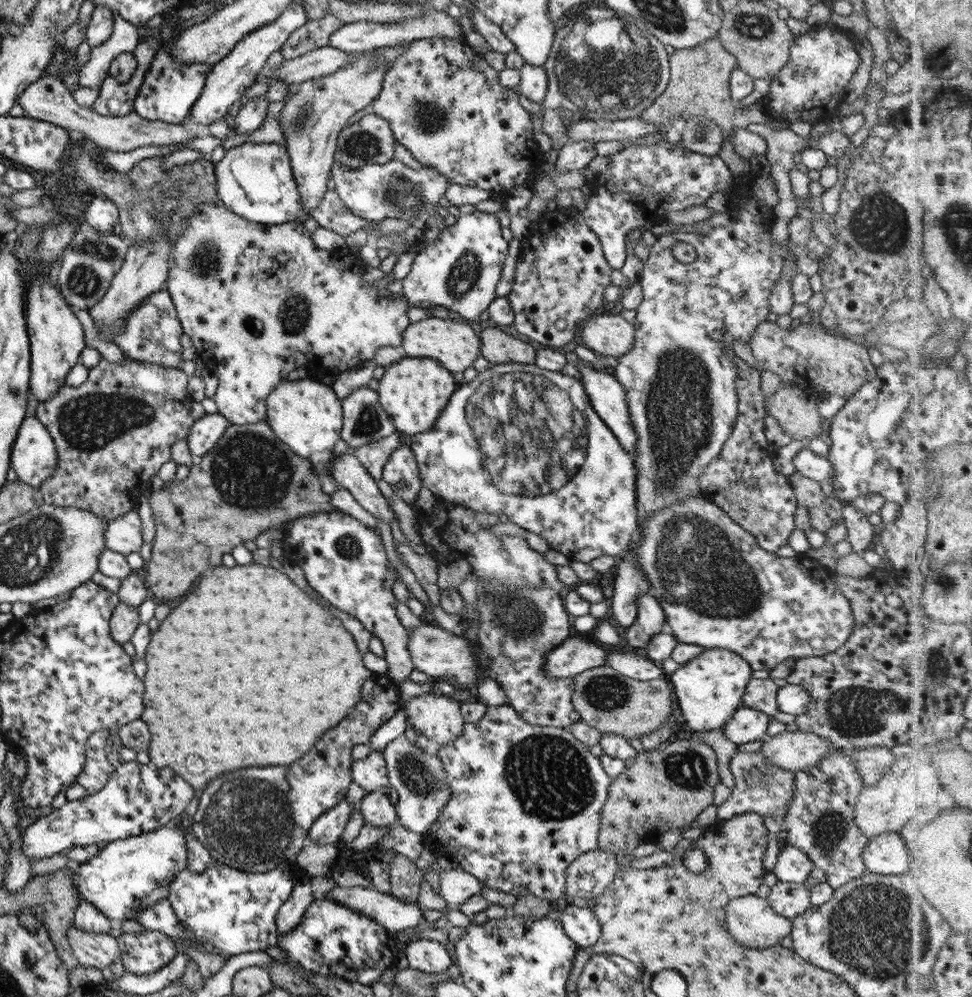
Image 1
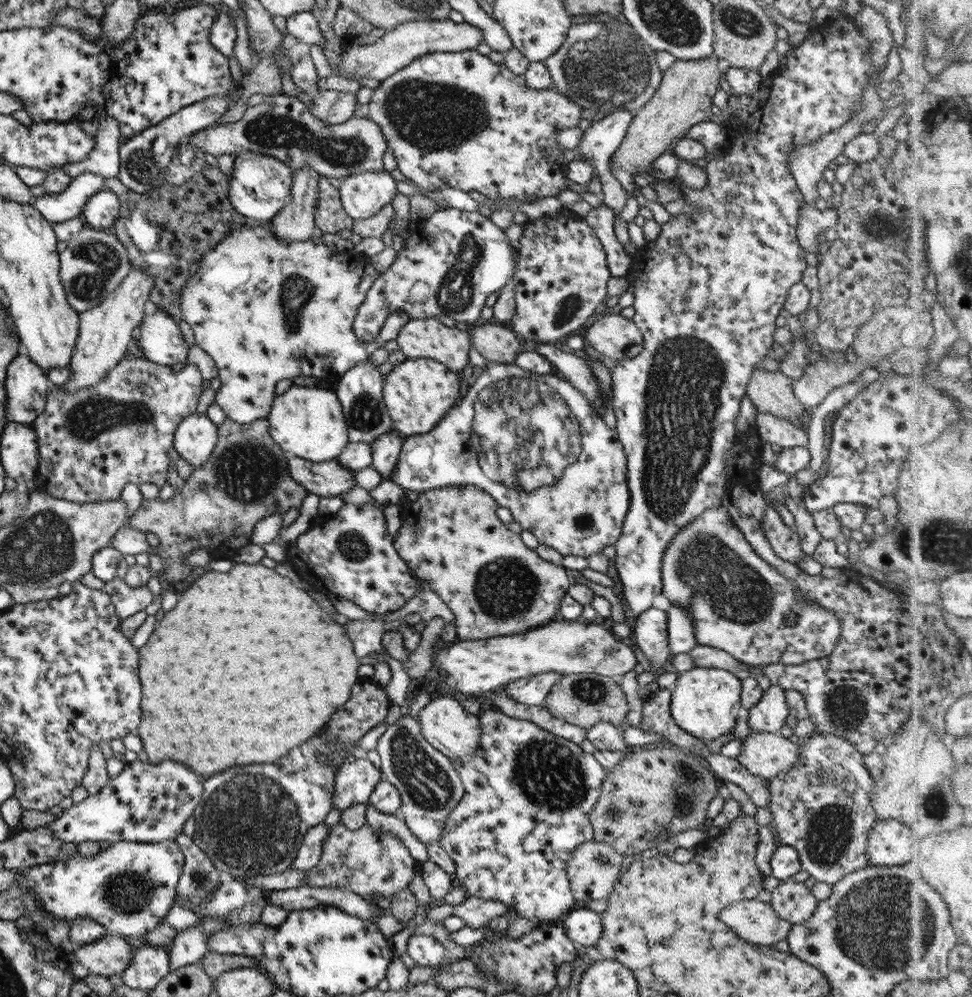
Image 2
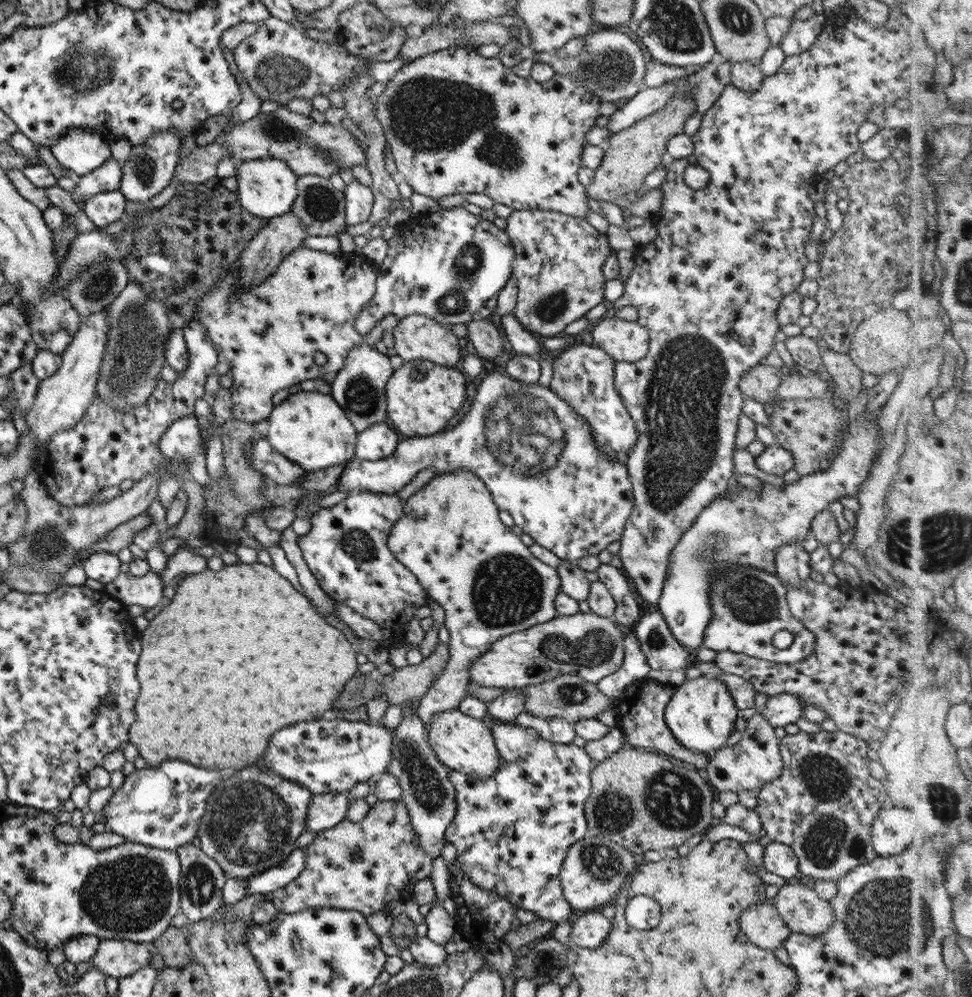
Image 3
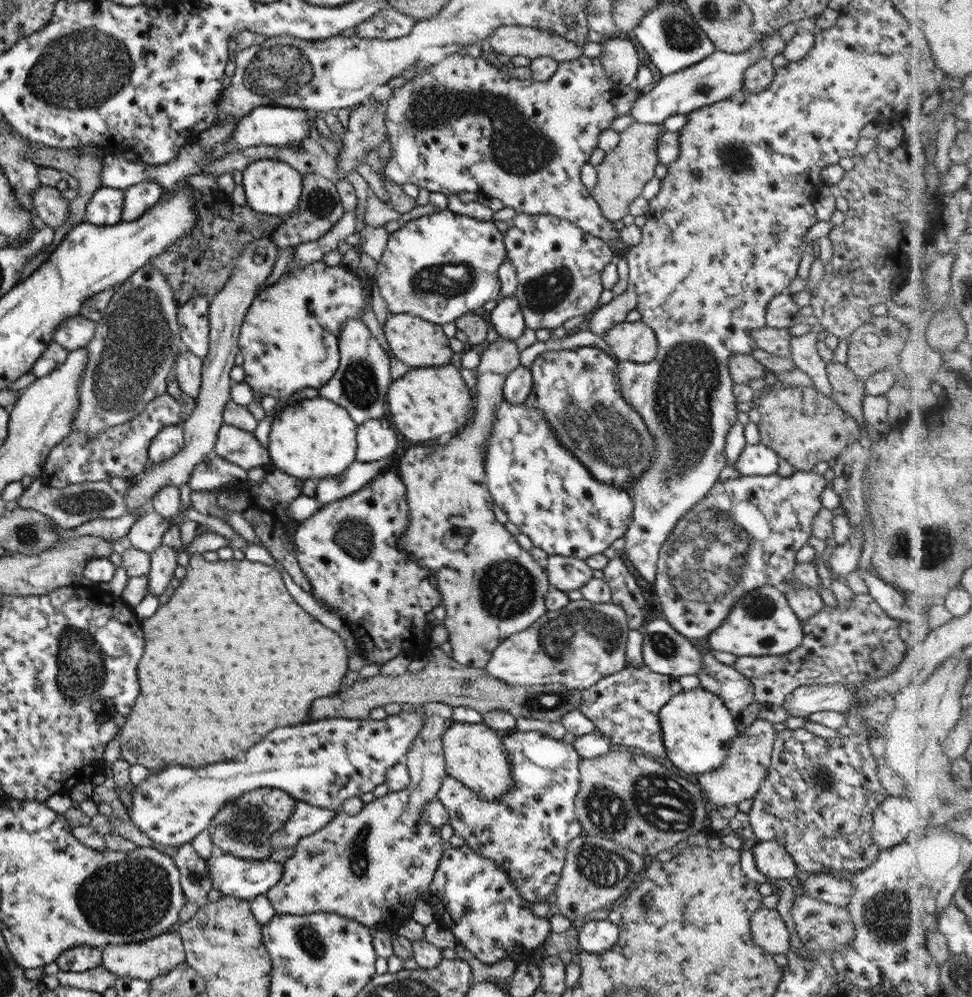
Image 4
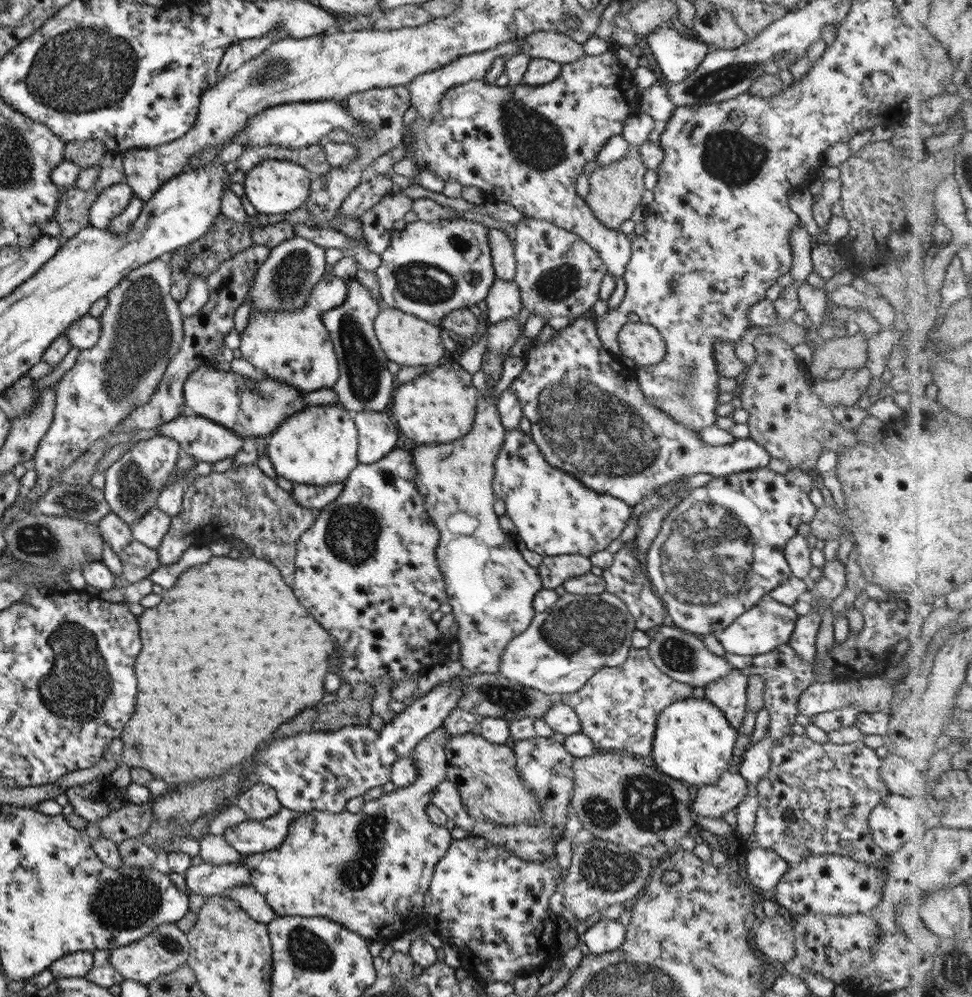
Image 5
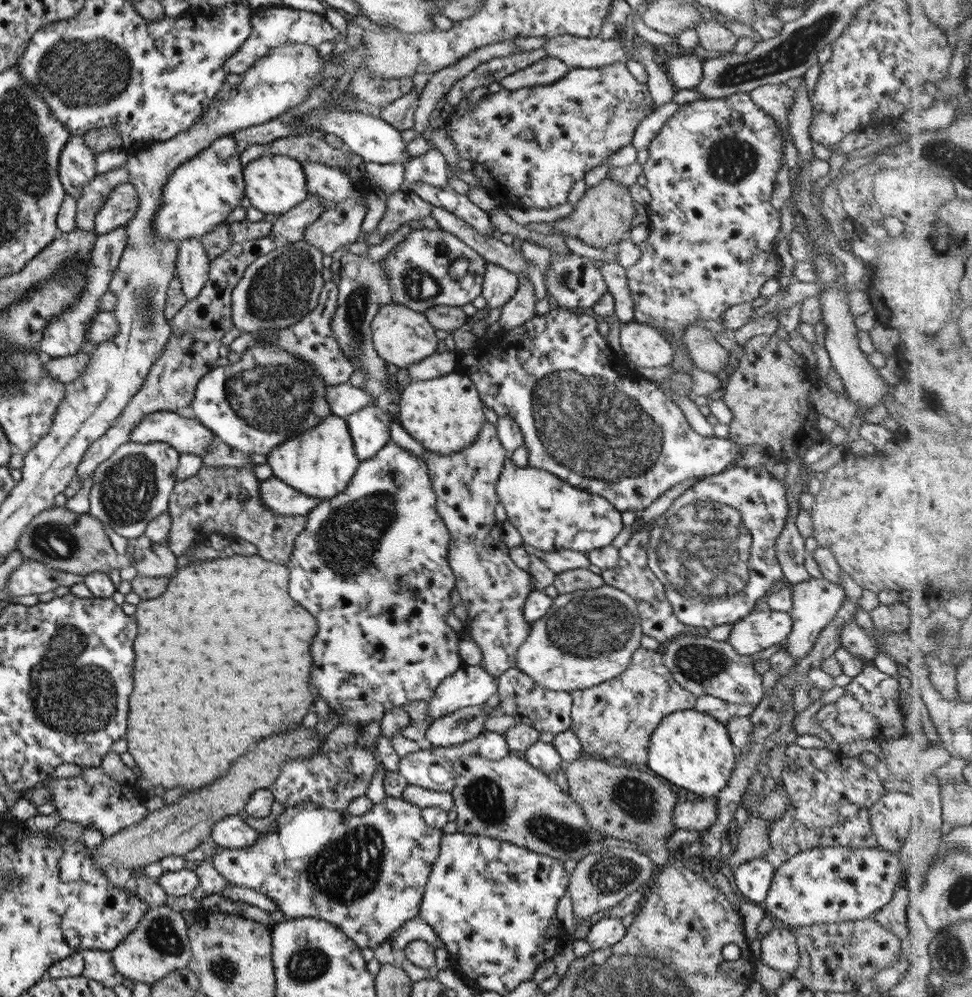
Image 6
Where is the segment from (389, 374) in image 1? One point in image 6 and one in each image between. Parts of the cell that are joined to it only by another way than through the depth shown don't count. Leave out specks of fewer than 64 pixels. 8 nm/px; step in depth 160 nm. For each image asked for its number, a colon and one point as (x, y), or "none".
2: (417, 393)
3: (421, 397)
4: (426, 404)
5: (438, 406)
6: (444, 414)

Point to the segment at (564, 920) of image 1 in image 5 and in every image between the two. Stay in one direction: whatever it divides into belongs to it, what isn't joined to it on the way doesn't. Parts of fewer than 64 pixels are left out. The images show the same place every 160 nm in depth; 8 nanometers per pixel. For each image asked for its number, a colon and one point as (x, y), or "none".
2: (583, 927)
3: (589, 930)
4: (596, 936)
5: (605, 935)

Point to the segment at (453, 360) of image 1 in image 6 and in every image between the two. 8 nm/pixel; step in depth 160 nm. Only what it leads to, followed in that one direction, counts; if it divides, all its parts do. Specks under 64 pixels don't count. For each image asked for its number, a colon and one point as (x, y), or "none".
2: (418, 338)
3: (415, 336)
4: (413, 341)
5: (407, 340)
6: (400, 336)

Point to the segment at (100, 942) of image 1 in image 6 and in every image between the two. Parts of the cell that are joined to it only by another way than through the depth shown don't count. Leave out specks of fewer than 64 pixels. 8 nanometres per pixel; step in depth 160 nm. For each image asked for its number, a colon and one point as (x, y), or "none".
2: (109, 954)
3: (116, 958)
4: (149, 958)
5: (165, 948)
6: (158, 944)

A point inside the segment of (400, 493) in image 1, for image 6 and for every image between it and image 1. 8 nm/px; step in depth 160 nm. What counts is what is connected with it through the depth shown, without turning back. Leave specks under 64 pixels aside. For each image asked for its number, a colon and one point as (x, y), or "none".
2: (384, 449)
3: (378, 441)
4: (375, 439)
5: (377, 433)
6: (369, 427)

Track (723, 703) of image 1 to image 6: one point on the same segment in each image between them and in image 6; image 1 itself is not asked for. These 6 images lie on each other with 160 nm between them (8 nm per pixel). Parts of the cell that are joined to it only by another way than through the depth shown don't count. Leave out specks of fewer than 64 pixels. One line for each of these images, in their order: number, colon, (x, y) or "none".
2: (705, 702)
3: (700, 714)
4: (696, 728)
5: (692, 742)
6: (692, 750)

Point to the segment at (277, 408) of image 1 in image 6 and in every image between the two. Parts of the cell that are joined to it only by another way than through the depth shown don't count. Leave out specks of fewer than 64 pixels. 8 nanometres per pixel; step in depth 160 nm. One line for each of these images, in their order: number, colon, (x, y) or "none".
2: (307, 422)
3: (308, 428)
4: (313, 438)
5: (317, 446)
6: (319, 462)

